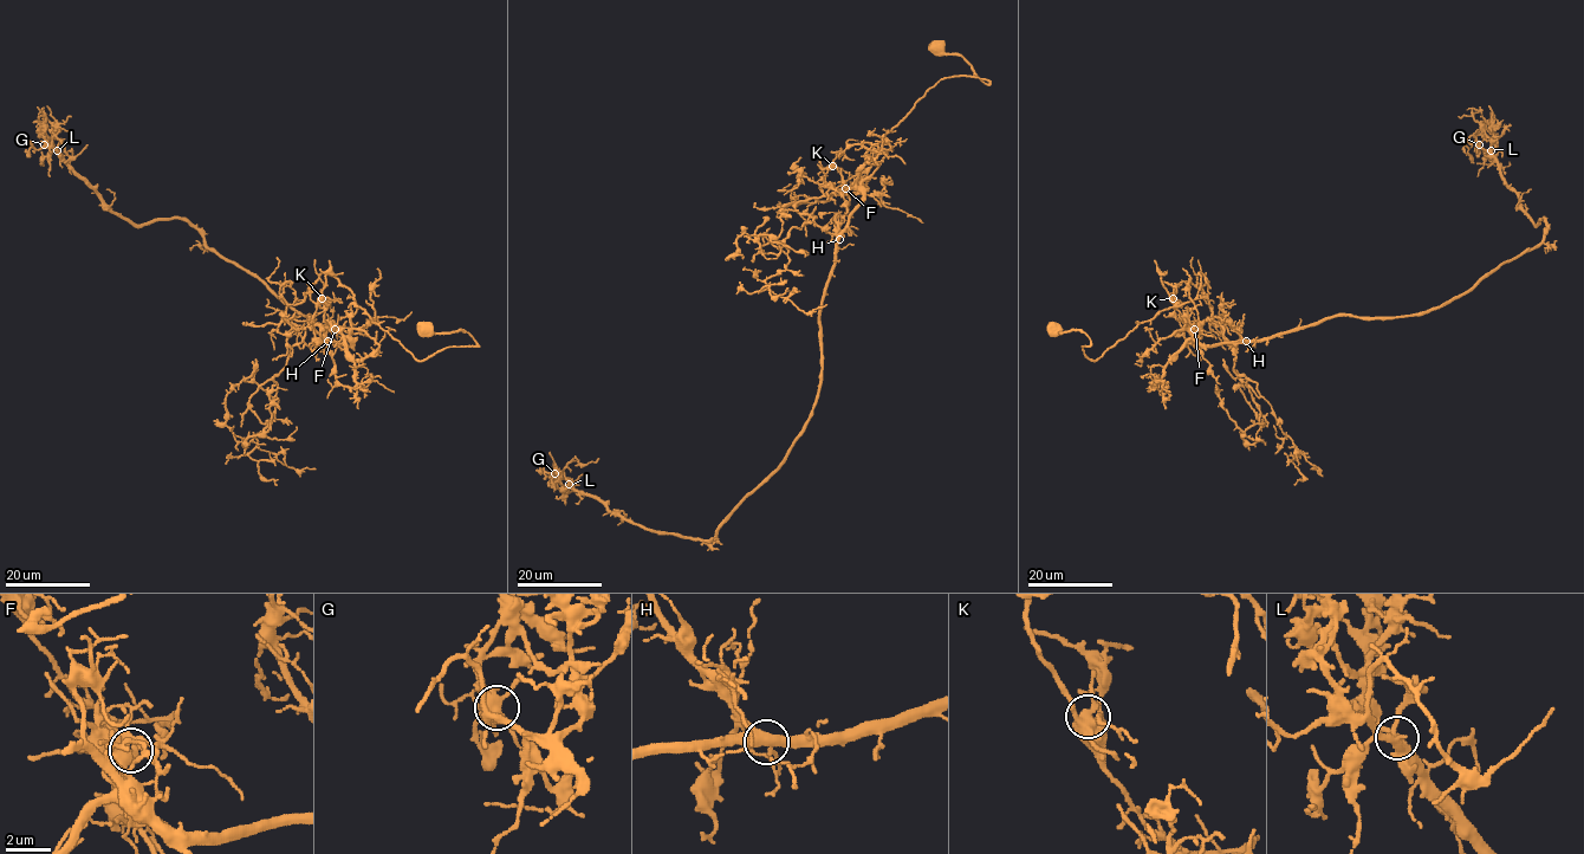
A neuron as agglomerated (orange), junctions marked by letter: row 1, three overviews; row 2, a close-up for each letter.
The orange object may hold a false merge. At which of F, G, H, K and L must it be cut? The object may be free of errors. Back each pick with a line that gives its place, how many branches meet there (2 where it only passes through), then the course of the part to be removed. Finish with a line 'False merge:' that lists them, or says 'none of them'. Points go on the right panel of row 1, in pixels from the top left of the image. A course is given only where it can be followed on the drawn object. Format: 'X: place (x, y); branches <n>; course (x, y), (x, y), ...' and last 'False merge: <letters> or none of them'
F: place (1194, 329); branches 5; course (1195, 329), (1209, 345), (1337, 316), (1422, 315), (1529, 251), (1545, 220), (1475, 138), (1471, 156), (1465, 144)
False merge: F

